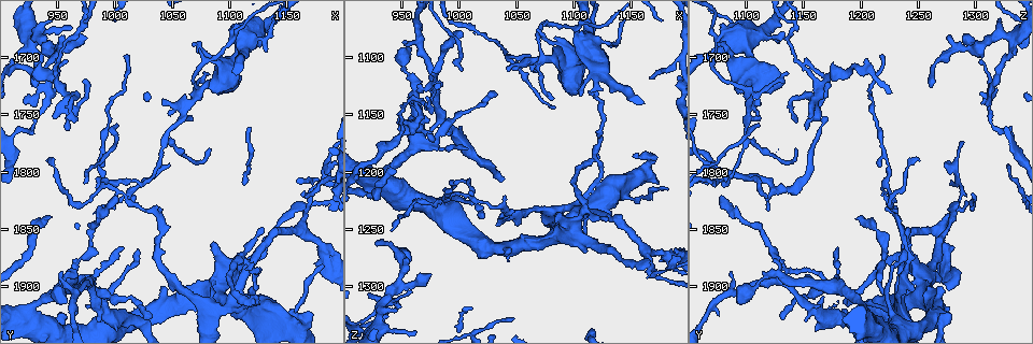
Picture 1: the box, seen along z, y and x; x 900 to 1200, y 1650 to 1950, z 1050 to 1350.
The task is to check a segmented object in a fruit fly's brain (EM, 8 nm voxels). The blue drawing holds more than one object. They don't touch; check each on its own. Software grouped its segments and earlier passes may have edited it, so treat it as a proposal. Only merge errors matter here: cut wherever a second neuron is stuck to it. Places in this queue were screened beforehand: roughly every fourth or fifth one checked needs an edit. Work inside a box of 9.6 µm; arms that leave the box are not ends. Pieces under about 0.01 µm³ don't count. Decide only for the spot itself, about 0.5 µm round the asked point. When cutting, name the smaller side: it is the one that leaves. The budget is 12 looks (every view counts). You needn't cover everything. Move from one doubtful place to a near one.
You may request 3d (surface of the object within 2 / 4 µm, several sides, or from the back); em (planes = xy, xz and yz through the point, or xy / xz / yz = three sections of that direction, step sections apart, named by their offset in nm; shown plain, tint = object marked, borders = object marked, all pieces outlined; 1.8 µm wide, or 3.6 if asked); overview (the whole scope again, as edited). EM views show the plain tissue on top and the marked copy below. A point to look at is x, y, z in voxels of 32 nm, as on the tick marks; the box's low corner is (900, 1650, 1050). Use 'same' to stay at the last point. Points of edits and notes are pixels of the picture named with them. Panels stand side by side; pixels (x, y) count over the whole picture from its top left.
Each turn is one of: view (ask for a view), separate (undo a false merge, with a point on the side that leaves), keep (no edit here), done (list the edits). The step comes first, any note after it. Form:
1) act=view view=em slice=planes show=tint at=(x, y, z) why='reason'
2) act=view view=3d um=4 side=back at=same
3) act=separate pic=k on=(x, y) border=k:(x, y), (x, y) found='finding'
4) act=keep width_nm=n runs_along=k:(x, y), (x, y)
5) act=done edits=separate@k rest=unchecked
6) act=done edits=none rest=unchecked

act=view view=em slice=planes show=tint at=(1118, 1680, 1112) why='abrupt turn'

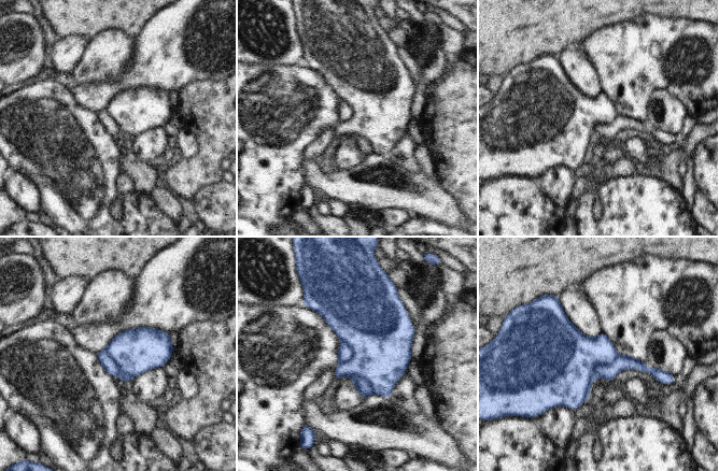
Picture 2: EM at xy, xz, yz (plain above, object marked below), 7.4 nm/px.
act=separate pic=2 on=(607, 372) part_leaving=2:(598, 368), (636, 364), (661, 373) found='two neurons meet here'

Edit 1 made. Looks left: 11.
act=view view=3d um=4 at=(1046, 1772, 1098) why='a fork'

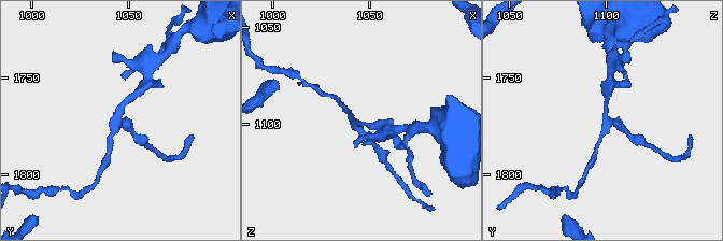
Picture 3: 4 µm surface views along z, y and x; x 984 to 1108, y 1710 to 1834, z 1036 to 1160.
act=view view=em slice=planes show=tint at=(1045, 1772, 1101)

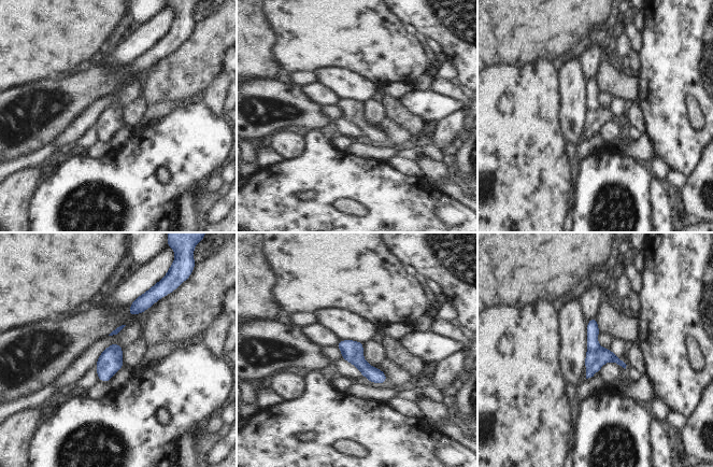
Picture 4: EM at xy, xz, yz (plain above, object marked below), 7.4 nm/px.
act=keep runs_along=4:(340, 344), (371, 373), (384, 378) found='continuous, no second neuron'

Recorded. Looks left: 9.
act=view view=em slice=planes show=tint at=(984, 1886, 1180) why='sudden change in width'

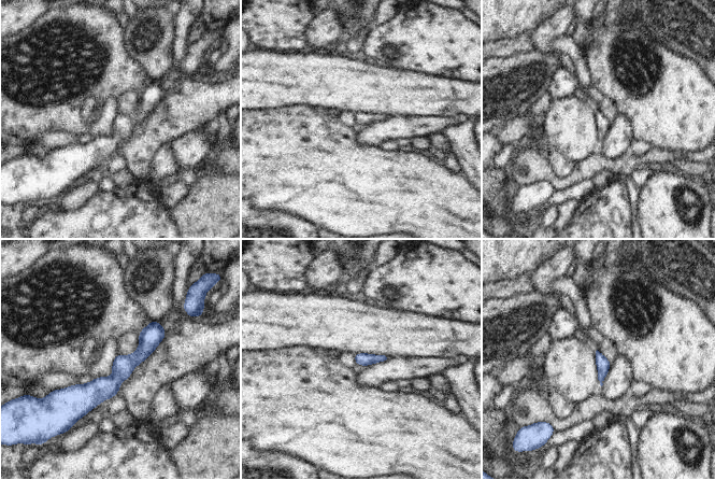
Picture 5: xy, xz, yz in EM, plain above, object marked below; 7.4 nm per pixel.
act=keep found='one neuron here'

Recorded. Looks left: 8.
act=view view=3d um=4 side=back at=(922, 1920, 1202) why='thin arm on a thick one'

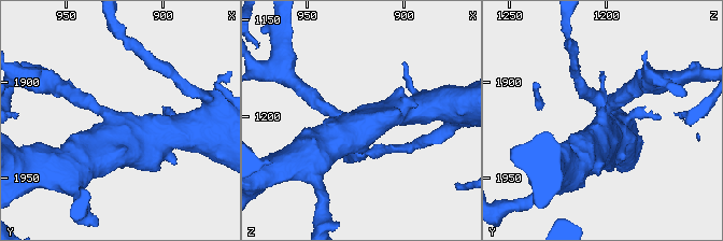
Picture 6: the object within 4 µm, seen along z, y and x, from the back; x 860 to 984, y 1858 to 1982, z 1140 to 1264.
act=view view=em um=3.6 slice=xz step=8 show=tint at=(924, 1922, 1202) arms=3 arm_widths_nm=220,480,650

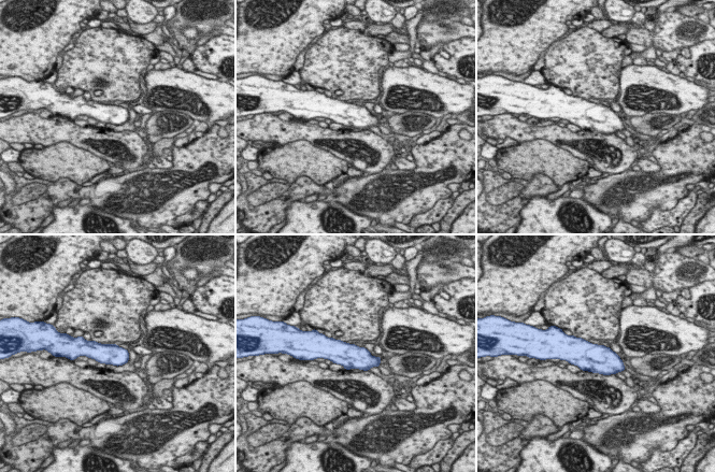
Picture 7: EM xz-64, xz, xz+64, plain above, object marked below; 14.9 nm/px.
act=view view=em um=3.6 slice=planes show=tint at=same why='cut it another way'

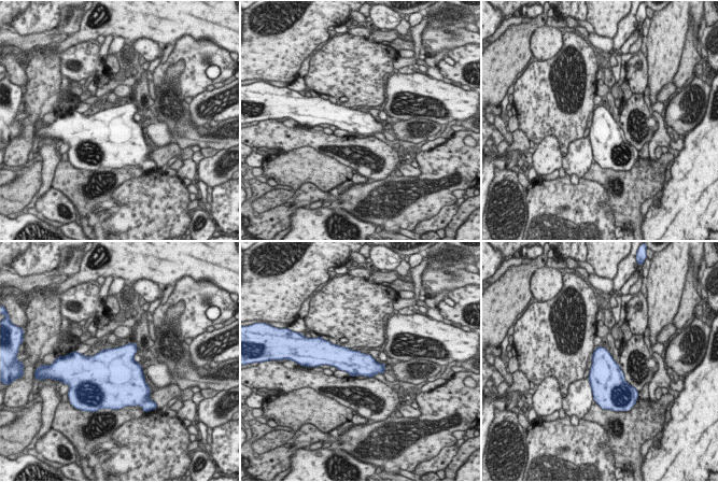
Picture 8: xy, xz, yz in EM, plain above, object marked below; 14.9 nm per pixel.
act=keep found='all the same neuron'

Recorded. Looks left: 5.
act=view view=em slice=planes show=tint at=(930, 1848, 1212) why='thin neck'

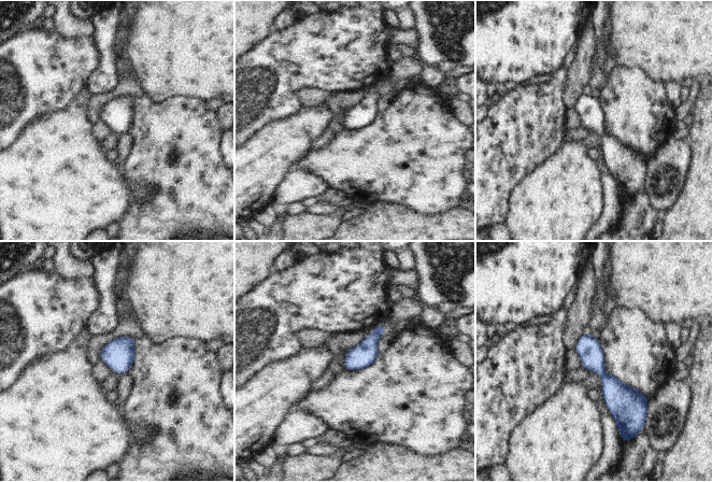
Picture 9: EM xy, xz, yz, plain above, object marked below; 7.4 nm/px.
act=keep runs_along=9:(586, 336), (618, 396), (618, 422) found='continuous, no second neuron'

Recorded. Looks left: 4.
act=done edits=separate@2 rest=unchecked

